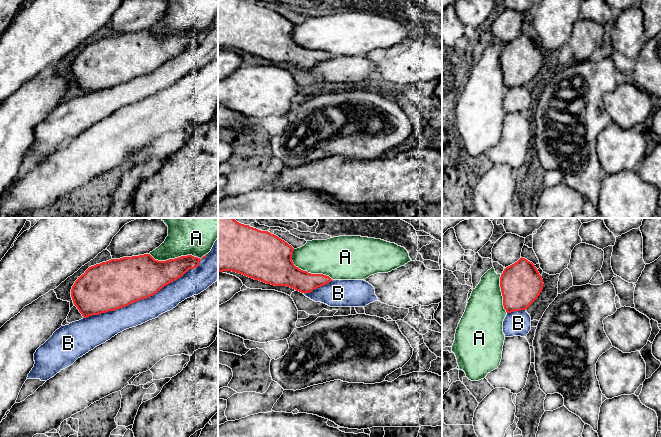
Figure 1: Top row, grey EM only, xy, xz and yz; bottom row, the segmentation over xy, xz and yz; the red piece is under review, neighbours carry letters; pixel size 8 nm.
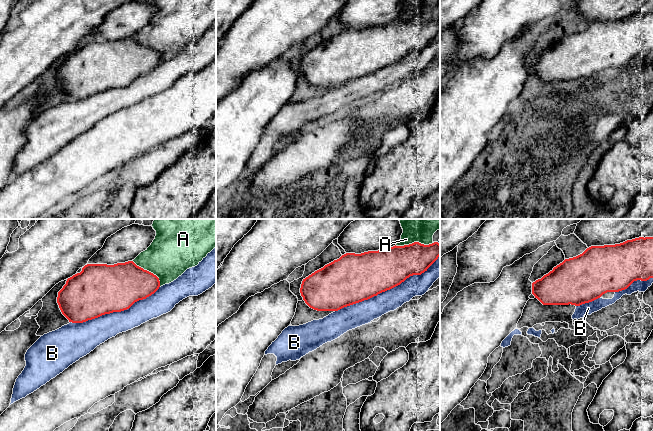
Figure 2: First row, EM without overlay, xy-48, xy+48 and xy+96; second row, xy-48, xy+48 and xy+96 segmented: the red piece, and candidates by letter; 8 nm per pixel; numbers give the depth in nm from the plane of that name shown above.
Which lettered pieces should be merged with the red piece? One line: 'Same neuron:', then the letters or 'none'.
Same neuron: none

